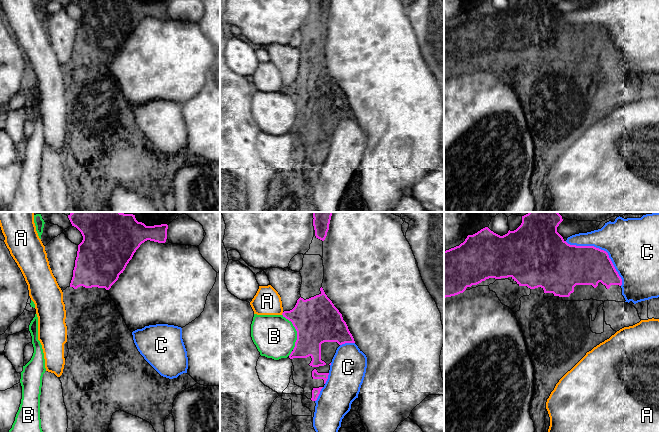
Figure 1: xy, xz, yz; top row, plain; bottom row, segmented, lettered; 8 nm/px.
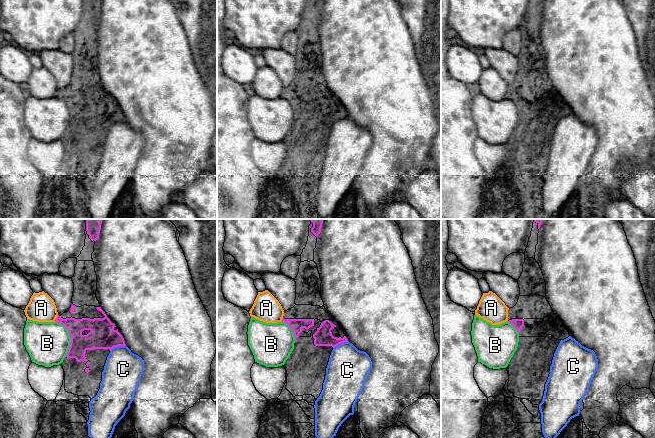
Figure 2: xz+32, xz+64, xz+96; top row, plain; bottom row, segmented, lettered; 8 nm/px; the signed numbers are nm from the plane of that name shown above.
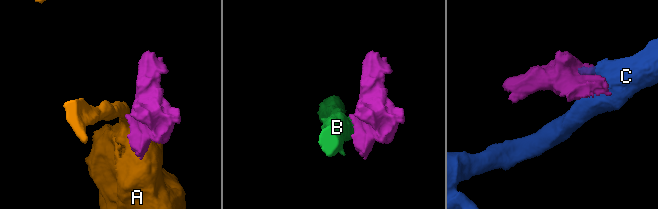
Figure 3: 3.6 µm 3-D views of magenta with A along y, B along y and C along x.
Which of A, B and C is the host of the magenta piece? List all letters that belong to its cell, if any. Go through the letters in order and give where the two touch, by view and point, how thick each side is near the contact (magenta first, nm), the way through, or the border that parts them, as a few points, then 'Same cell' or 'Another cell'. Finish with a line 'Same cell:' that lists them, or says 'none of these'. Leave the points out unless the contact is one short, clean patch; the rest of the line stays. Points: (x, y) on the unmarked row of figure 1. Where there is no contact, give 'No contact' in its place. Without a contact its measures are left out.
A: Touches magenta at xz (282, 89). Thickness 320 nm (magenta) against 220 nm. Boundary: xz (283, 88), (281, 90). Another cell
B: Touches magenta at xz (296, 106). Thickness 360 nm (magenta) against 340 nm. Boundary: xz (282, 90), (291, 98), (296, 107), (296, 117), (293, 125). Another cell
C: Touches magenta at yz (602, 26). Thickness 320 nm (magenta) against 400 nm. Another cell
Same cell: none of these

